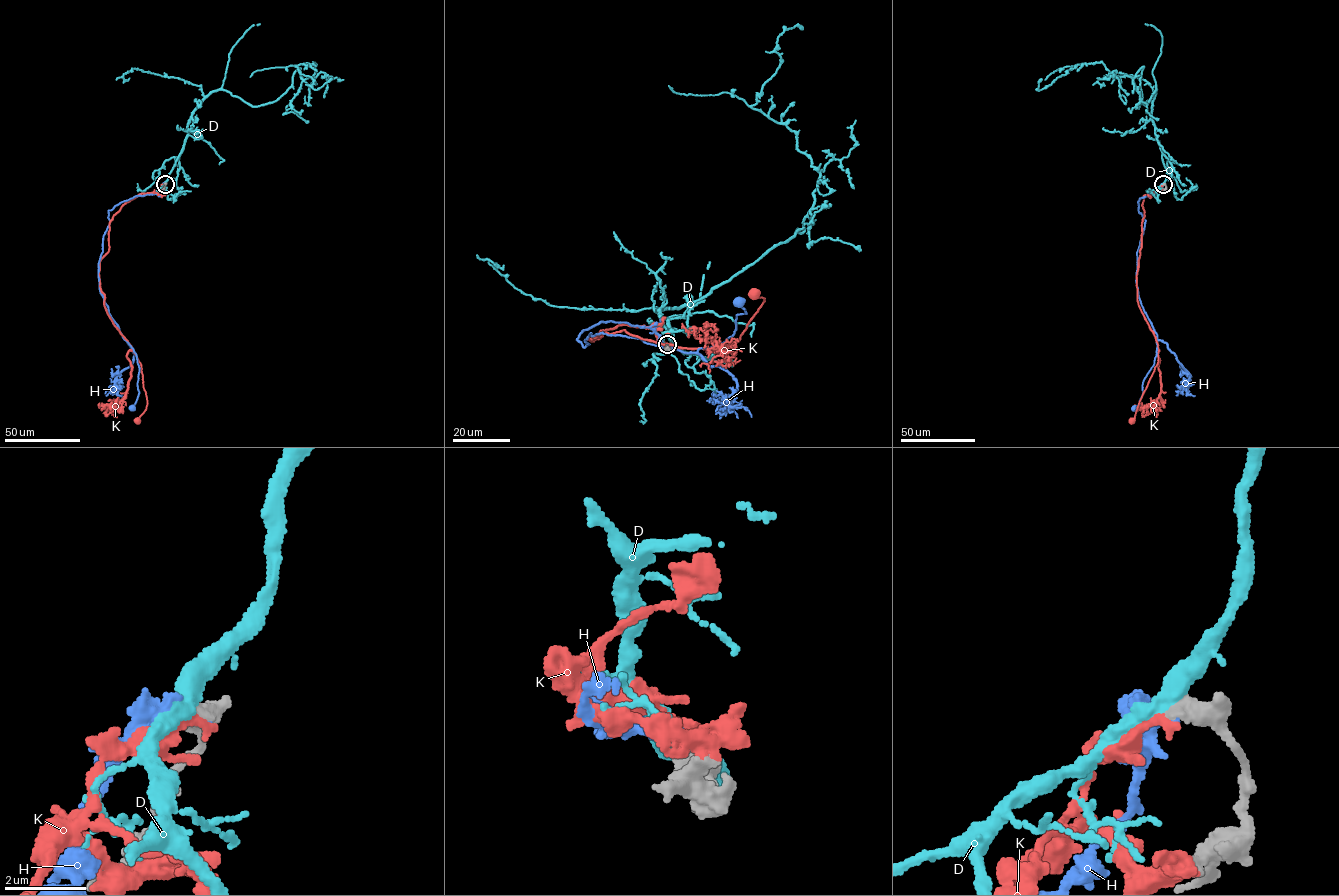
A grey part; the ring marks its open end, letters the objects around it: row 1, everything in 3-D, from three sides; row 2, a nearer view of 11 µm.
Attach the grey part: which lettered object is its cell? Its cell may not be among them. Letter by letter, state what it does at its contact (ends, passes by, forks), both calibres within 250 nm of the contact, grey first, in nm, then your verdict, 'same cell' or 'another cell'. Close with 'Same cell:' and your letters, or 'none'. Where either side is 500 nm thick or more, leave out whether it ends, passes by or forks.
D: it passes by; calibres 400 and 440 nm; another cell
H: calibres 550 and 190 nm; another cell
K: calibres 550 and 200 nm; another cell
Same cell: none

